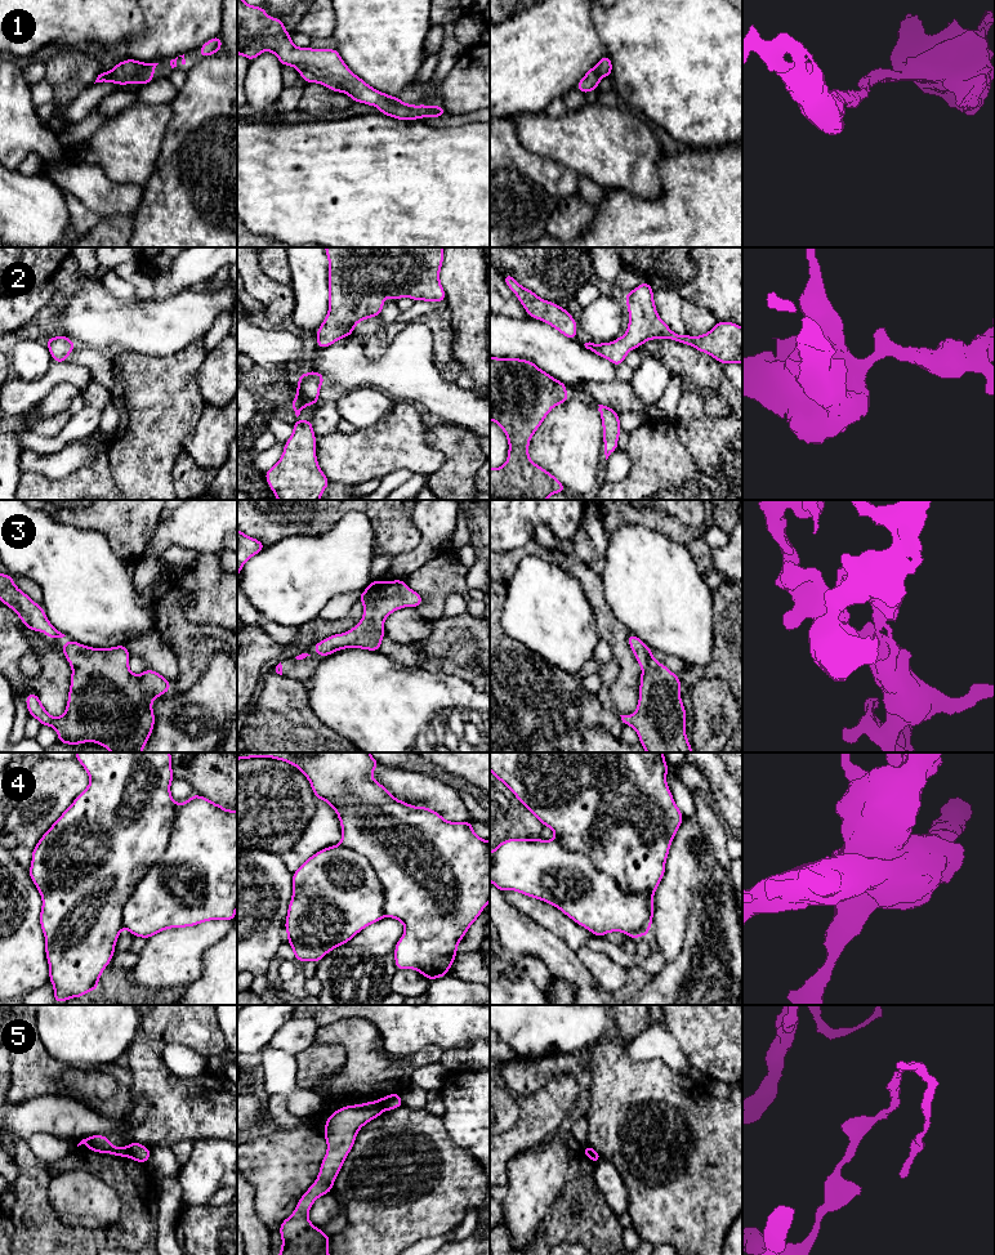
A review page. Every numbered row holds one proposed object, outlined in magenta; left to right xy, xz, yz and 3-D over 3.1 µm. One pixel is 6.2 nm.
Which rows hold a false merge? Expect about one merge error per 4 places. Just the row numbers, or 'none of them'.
4, 5

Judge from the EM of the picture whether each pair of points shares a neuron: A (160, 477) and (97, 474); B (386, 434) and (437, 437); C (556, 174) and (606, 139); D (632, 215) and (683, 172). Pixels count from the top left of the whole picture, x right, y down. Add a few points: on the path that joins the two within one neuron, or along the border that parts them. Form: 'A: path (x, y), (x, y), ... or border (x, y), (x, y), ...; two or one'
A: border (107, 455), (111, 477), (117, 486); two
B: border (427, 429), (427, 443), (444, 455), (444, 463); two
C: border (539, 153), (561, 162), (579, 175); two
D: path (648, 215), (654, 215), (681, 188); one

